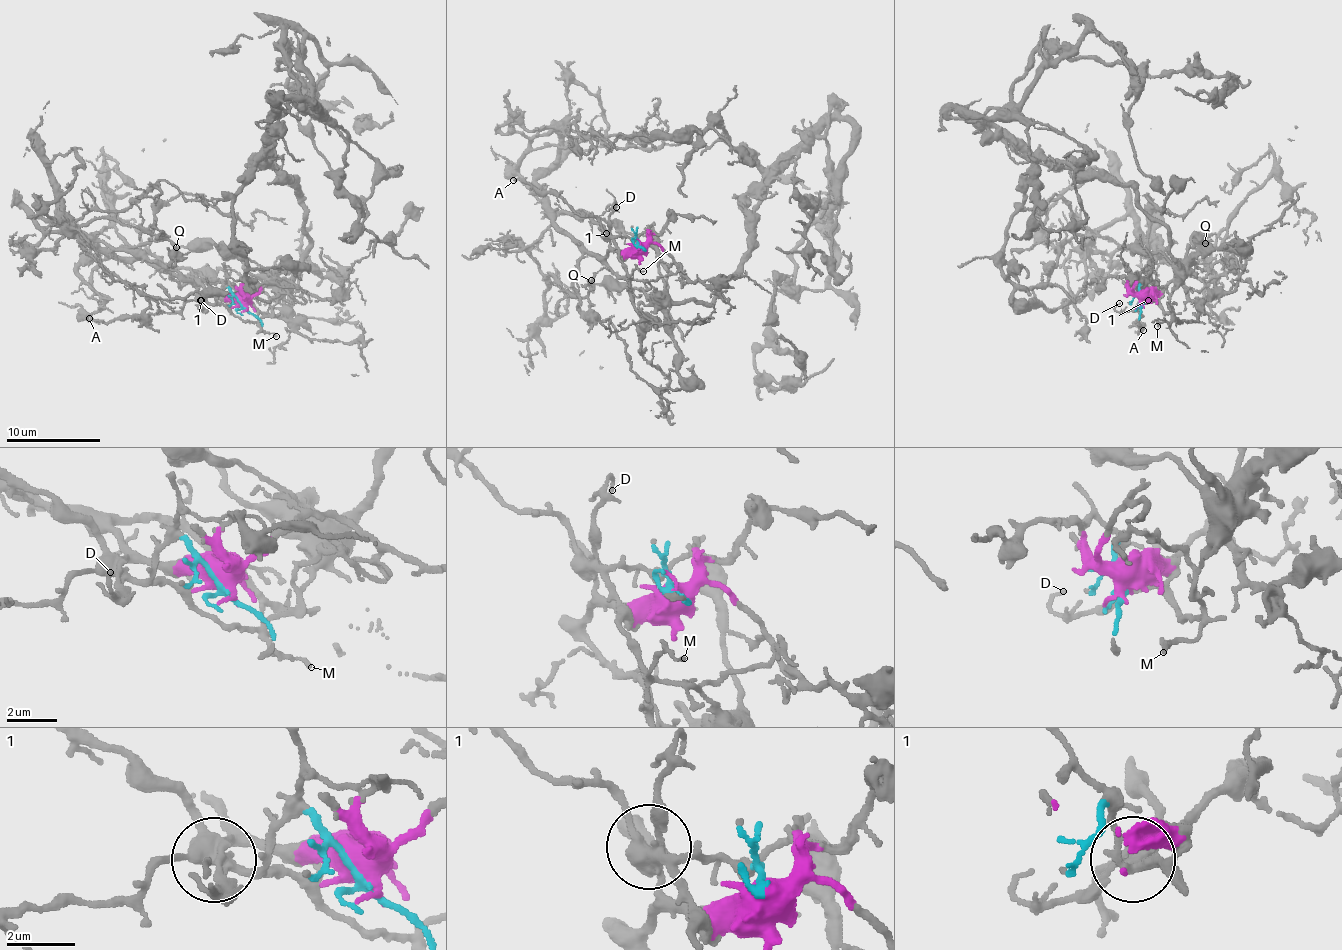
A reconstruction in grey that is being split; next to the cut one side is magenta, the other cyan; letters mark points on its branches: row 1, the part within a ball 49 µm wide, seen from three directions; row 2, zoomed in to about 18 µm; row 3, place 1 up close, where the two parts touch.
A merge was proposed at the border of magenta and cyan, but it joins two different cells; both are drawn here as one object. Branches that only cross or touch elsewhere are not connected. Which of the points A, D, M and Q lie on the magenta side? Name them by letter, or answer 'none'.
D, Q

